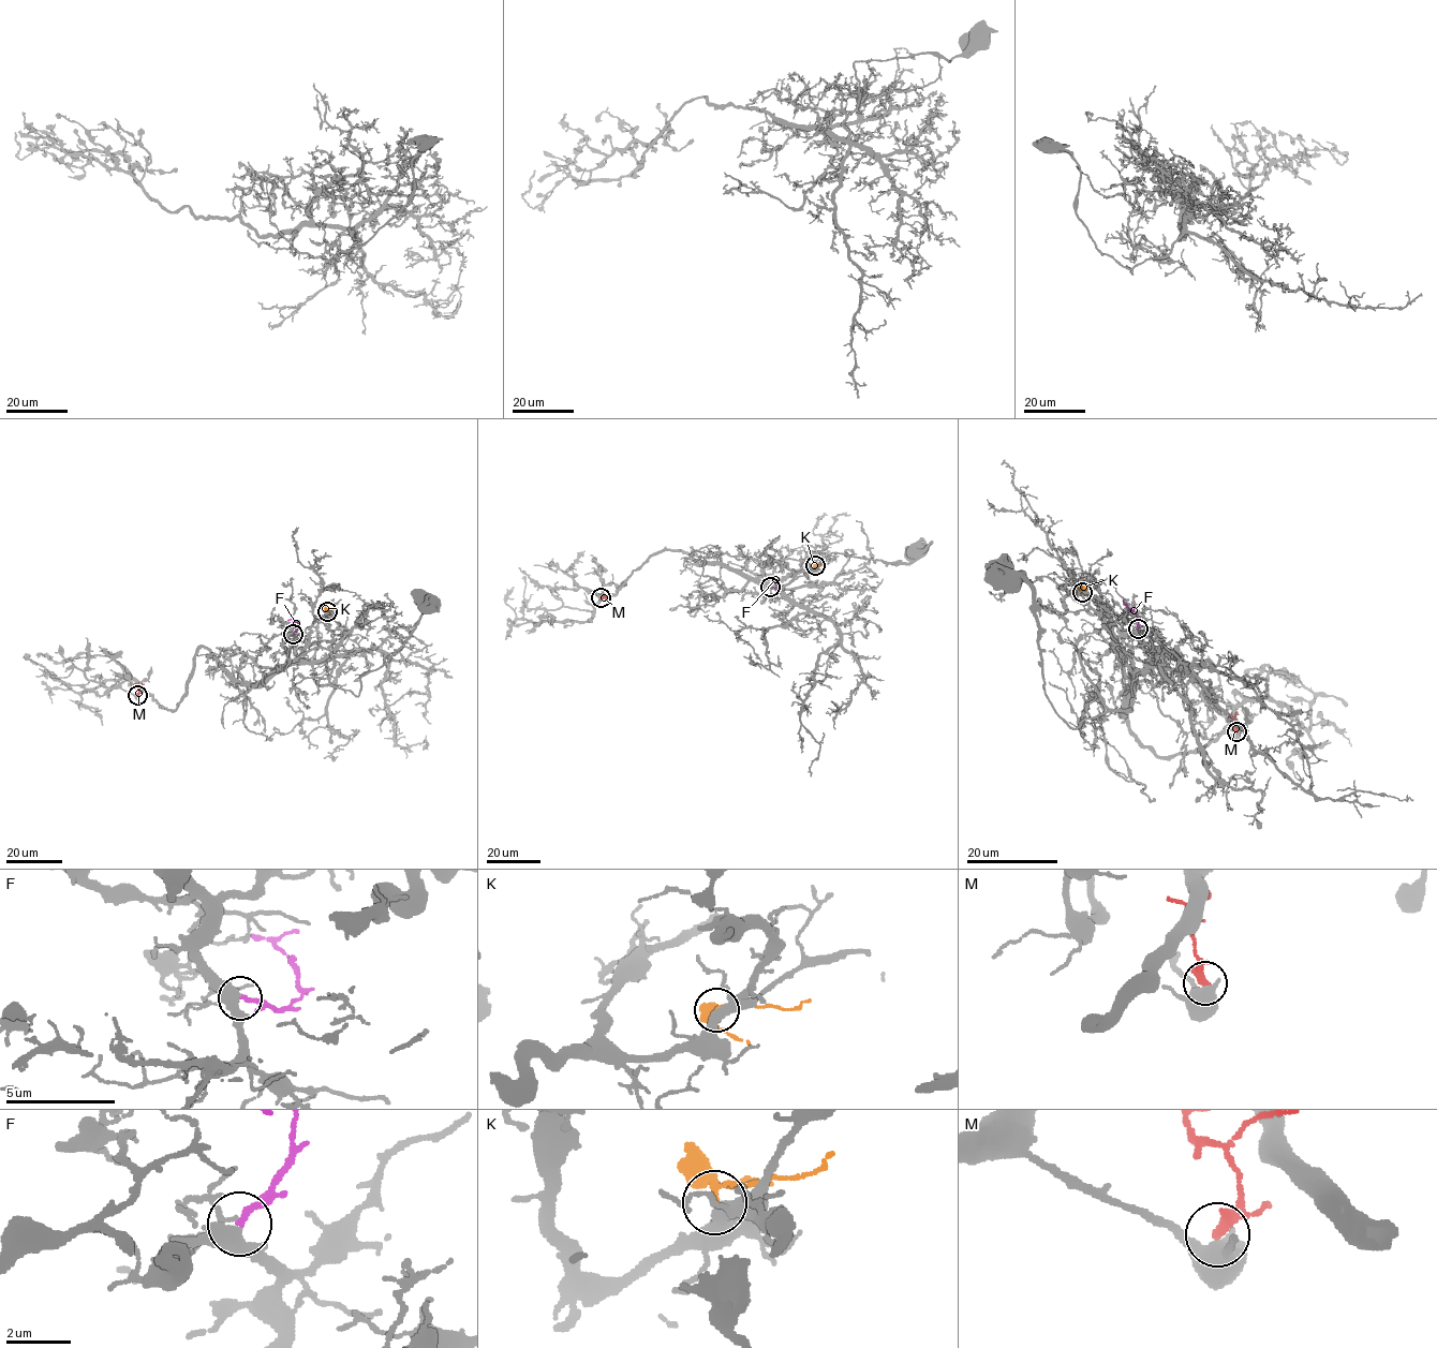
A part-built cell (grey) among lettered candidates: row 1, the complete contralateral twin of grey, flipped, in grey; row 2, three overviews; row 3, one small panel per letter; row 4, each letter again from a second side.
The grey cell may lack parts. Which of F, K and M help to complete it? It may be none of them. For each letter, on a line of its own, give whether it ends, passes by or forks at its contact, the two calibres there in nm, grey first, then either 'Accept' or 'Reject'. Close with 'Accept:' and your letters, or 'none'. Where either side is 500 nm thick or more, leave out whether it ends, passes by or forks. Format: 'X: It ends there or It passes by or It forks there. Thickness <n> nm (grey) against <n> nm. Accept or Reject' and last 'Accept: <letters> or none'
F: It ends there. Thickness 400 nm (grey) against 200 nm. Reject
K: It passes by. Thickness 320 nm (grey) against 140 nm. Reject
M: Thickness 600 nm (grey) against 280 nm. Reject
Accept: none

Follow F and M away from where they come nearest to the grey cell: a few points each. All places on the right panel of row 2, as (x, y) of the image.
F: (1138, 628), (1135, 612), (1127, 607)
M: (1235, 732), (1234, 720), (1229, 713)

